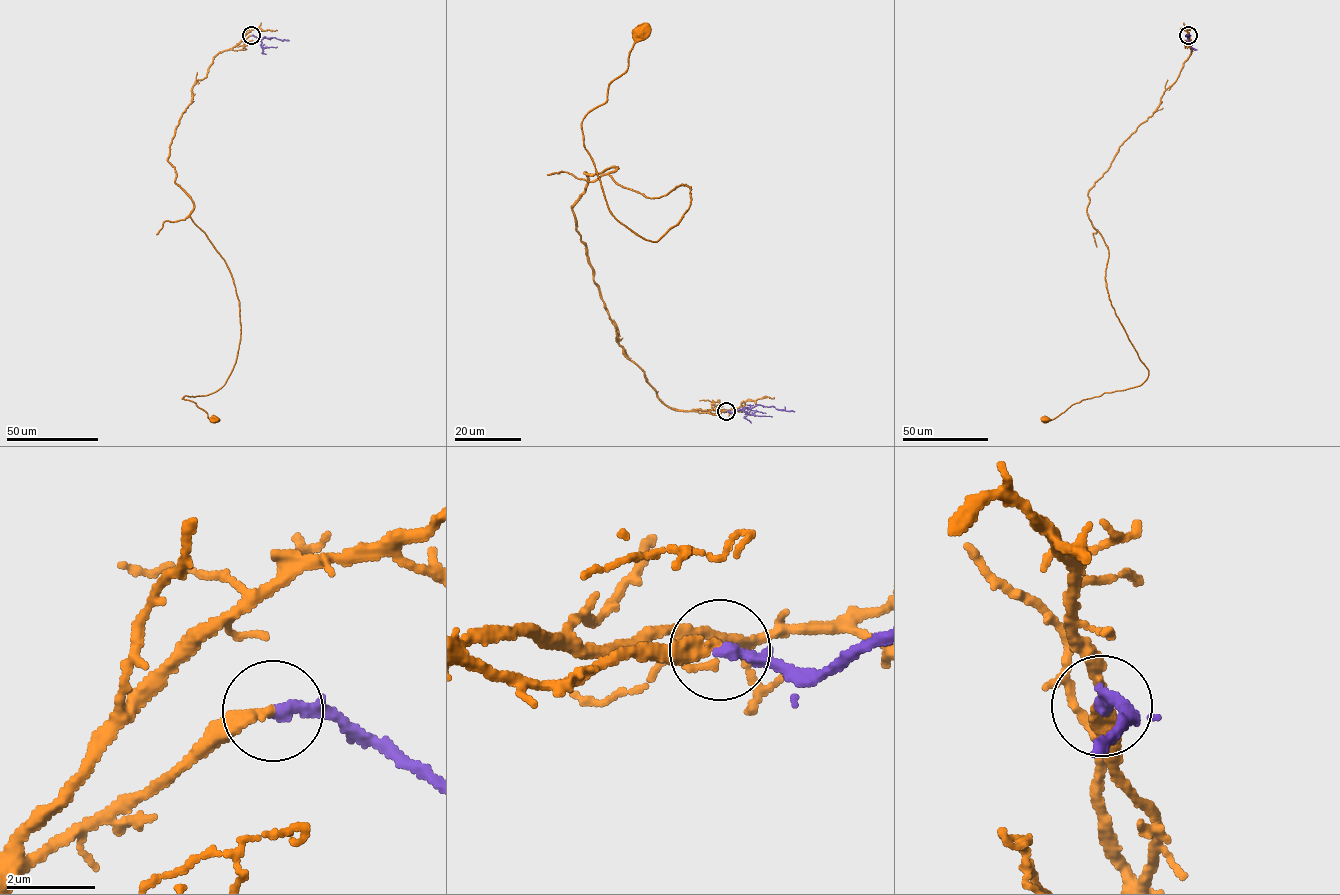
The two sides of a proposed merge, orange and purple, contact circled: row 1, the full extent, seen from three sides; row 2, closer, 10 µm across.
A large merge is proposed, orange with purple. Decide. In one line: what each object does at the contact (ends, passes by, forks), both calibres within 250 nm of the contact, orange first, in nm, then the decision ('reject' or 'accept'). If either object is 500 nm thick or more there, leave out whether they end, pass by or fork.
orange ends; purple ends; calibres 320 and 300 nm; accept

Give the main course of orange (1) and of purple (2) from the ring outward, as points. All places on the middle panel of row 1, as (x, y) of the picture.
1: (726, 411), (657, 395), (576, 231), (585, 172), (689, 207), (645, 240), (585, 148), (642, 31)
2: (726, 411), (735, 412), (760, 404), (794, 412)

